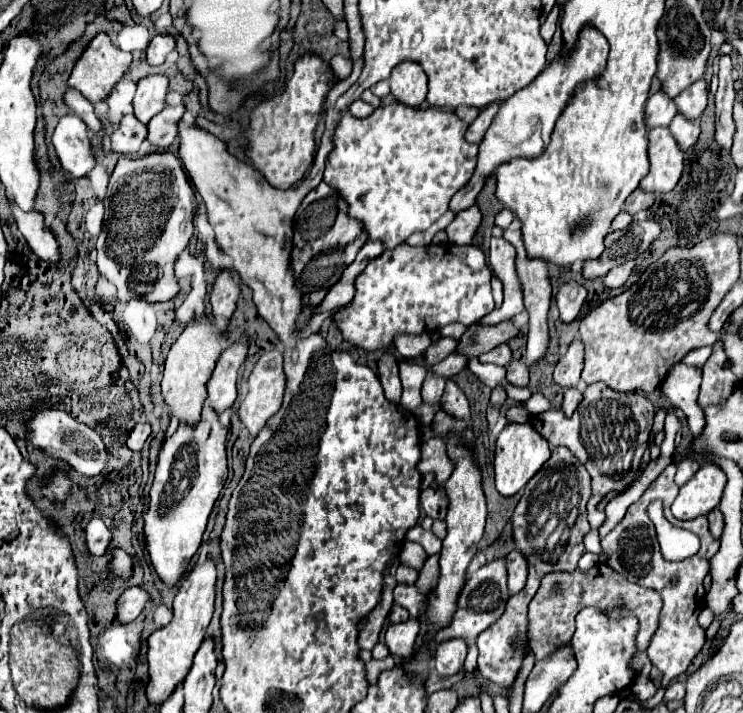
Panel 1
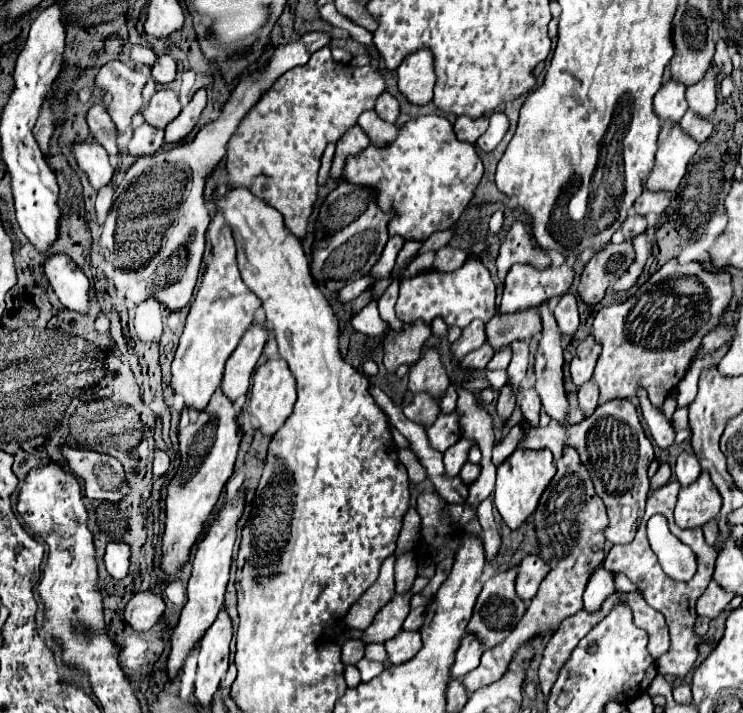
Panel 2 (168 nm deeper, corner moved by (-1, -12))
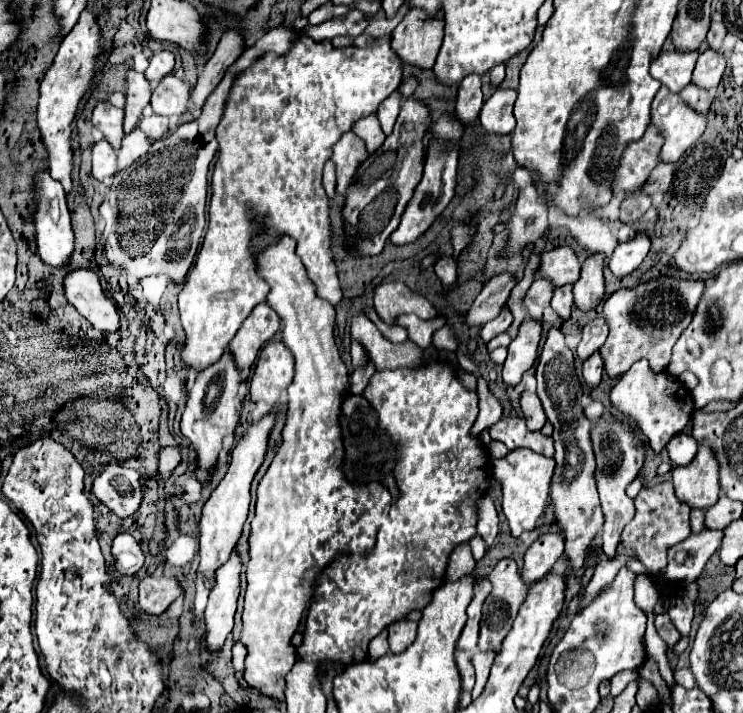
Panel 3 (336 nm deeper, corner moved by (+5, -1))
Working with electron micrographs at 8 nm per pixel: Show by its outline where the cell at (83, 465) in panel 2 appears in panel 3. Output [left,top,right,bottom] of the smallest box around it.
[90,463,142,517]

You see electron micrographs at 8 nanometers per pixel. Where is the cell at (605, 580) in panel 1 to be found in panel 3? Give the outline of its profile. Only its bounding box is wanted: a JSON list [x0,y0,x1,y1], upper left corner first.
[654,613,680,647]

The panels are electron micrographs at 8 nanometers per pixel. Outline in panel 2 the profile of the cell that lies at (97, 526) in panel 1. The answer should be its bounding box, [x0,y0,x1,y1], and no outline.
[104,542,130,580]

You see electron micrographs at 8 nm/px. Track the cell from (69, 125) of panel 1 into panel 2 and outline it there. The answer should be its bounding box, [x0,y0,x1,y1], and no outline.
[72,142,116,190]

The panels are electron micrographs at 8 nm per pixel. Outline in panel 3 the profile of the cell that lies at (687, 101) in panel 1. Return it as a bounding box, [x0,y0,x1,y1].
[692,49,726,91]

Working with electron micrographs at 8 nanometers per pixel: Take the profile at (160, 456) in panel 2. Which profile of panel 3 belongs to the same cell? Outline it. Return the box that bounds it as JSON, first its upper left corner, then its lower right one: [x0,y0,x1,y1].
[158,447,180,473]

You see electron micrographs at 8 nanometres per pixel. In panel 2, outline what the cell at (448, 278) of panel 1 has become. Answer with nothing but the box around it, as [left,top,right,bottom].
[396,258,496,326]

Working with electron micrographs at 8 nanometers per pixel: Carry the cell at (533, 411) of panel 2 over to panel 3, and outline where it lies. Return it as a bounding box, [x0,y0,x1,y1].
[520,391,546,429]

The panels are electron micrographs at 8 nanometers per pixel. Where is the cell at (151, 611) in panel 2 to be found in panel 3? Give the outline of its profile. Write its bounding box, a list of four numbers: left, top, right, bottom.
[140,577,182,615]

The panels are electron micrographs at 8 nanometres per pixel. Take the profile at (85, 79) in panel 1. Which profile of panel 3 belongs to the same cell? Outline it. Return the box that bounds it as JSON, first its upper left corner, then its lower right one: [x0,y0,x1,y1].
[124,69,150,131]

